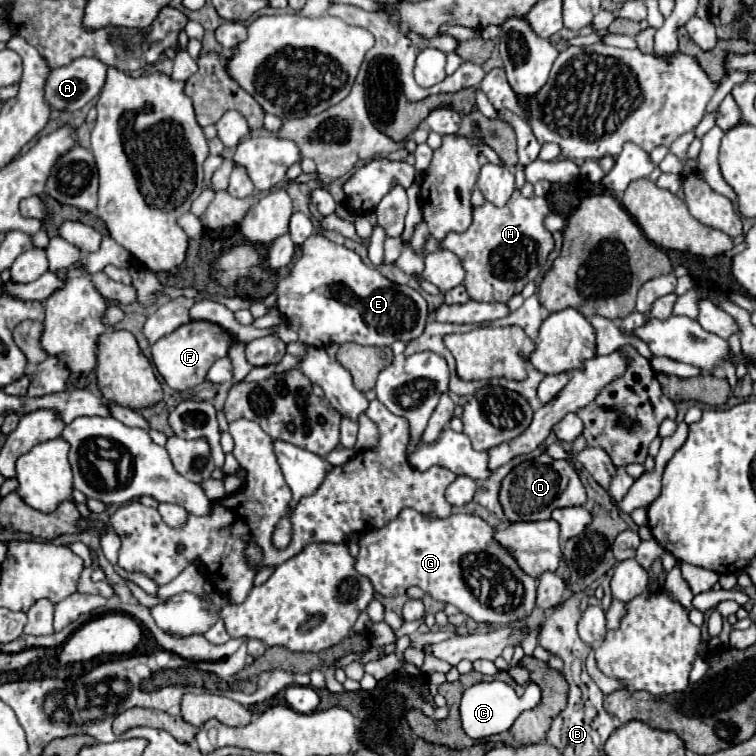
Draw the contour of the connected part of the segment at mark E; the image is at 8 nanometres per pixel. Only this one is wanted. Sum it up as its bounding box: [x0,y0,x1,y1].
[276,235,428,347]

